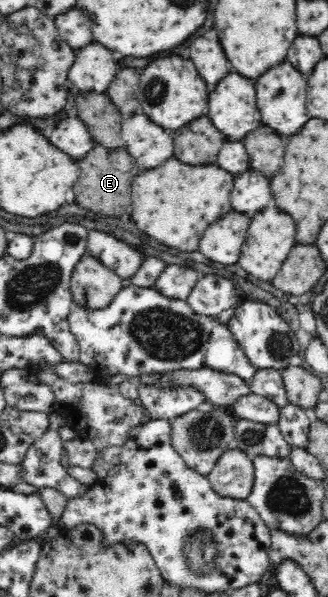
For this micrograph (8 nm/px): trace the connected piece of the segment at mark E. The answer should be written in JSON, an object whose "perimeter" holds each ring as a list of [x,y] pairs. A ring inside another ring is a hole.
{"perimeter":[[[98,143],[86,153],[79,164],[79,171],[82,173],[80,179],[74,183],[76,203],[80,207],[118,217],[130,209],[130,181],[142,173],[138,163],[130,157],[125,145],[116,149],[106,149]]]}

